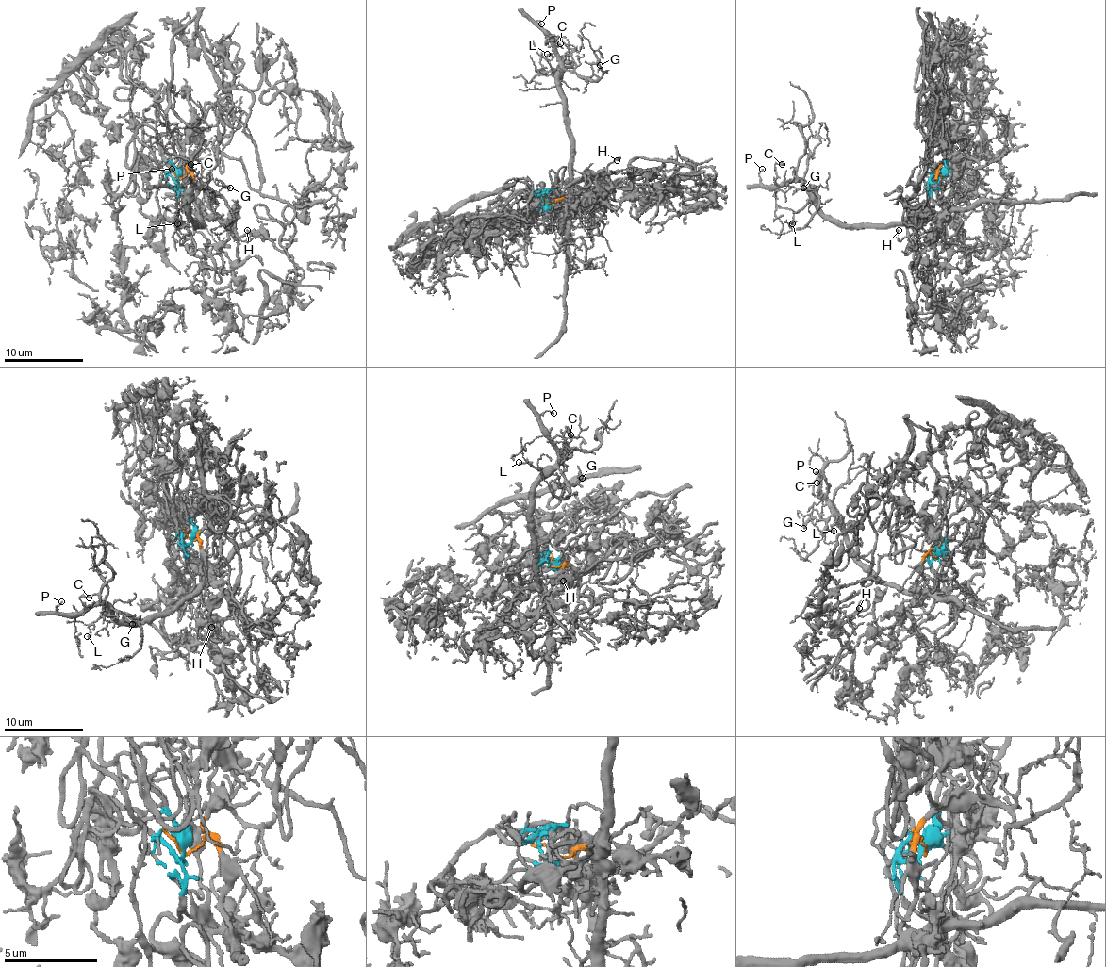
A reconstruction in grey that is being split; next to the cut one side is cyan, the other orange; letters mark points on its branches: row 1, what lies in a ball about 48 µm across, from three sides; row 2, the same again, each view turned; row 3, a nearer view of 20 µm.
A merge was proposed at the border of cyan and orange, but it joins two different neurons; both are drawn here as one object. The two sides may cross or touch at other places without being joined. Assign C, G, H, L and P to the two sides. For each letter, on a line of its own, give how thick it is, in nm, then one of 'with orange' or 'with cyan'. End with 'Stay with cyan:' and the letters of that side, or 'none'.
C: calibre 320 nm; with orange
G: calibre 180 nm; with orange
H: calibre 150 nm; with cyan
L: calibre 110 nm; with orange
P: calibre 110 nm; with orange
Stay with cyan: H

